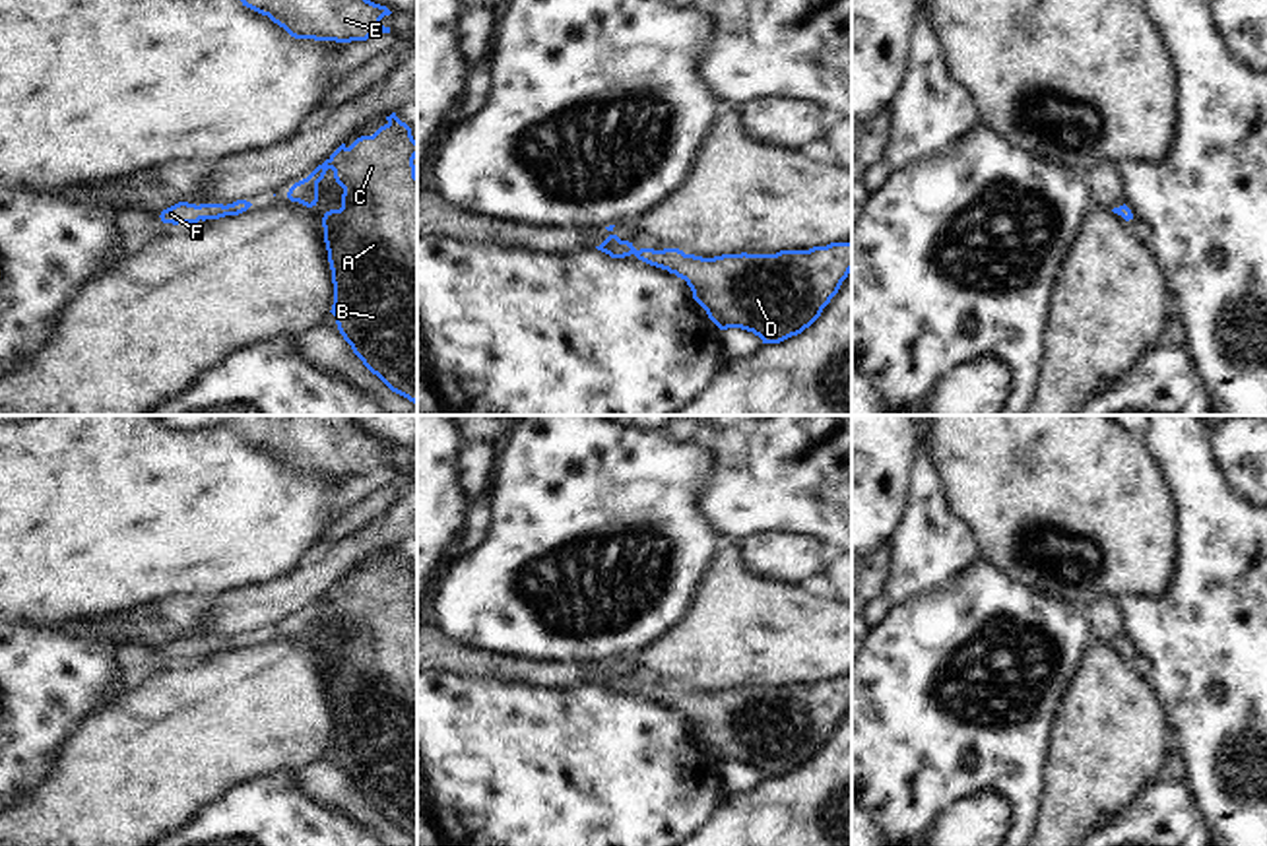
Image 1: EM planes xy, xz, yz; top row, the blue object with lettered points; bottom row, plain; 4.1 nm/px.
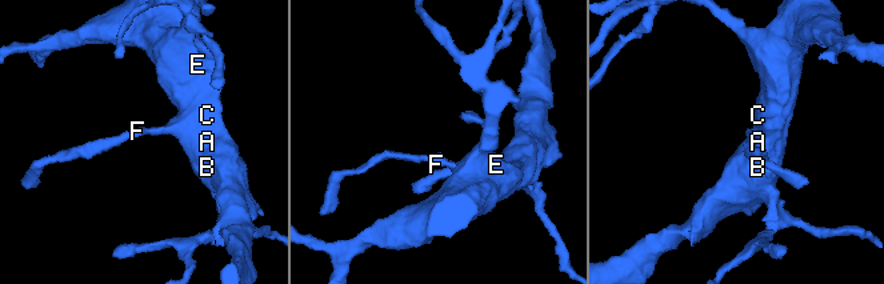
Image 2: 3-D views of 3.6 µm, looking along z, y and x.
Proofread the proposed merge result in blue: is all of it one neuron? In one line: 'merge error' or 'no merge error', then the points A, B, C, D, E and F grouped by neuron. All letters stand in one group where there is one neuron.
no merge error; groups A B C D E F

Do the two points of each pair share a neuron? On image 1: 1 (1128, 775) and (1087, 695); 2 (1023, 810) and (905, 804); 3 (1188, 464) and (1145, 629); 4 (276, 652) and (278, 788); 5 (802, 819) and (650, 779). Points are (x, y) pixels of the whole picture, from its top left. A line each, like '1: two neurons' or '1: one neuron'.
1: one neuron
2: one neuron
3: one neuron
4: two neurons
5: two neurons

